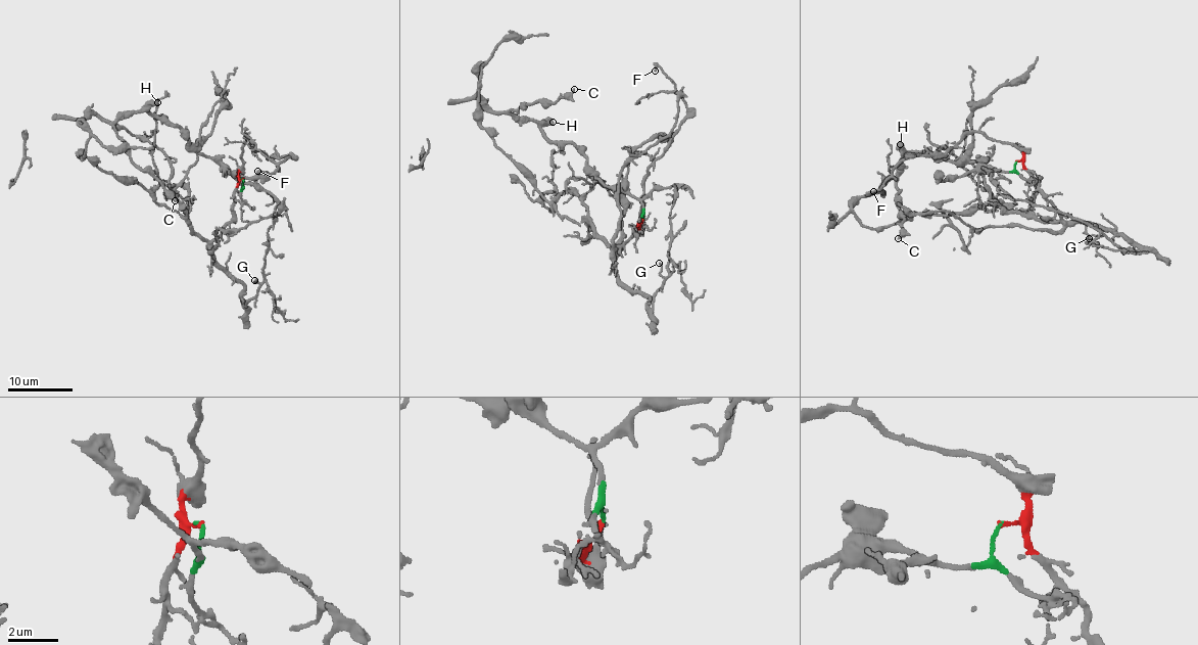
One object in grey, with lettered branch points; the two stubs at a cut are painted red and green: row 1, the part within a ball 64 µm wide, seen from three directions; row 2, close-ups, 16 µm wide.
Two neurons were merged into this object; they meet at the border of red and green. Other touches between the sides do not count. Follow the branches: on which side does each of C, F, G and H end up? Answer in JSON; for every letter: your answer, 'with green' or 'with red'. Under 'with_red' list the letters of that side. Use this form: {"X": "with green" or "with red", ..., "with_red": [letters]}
{"C": "with green", "F": "with red", "G": "with red", "H": "with green", "with_red": ["F", "G"]}

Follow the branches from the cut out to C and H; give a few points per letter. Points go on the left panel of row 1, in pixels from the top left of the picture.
C: (243, 178), (243, 187), (173, 123), (141, 109), (124, 116), (112, 128), (126, 153), (176, 201)
H: (243, 178), (243, 187), (222, 165), (190, 143), (173, 123), (163, 123), (145, 108), (157, 101)

